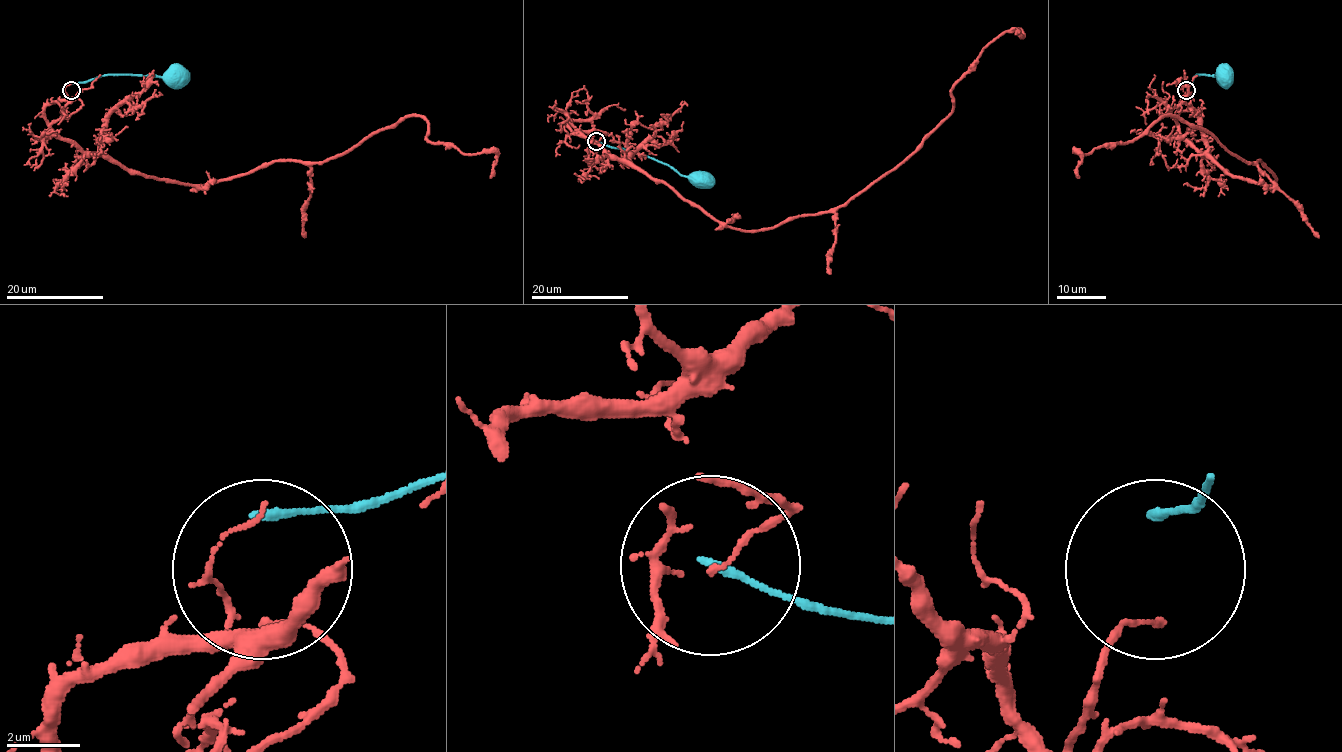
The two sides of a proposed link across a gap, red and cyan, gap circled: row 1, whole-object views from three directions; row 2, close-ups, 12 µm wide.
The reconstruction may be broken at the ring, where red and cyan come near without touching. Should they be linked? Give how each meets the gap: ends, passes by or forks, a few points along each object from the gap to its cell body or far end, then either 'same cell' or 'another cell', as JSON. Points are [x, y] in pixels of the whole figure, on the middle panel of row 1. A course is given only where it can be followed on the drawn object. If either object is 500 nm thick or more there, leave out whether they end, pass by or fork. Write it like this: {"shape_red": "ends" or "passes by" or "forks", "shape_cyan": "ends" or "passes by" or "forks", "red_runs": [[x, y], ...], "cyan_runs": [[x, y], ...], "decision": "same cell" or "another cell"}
{"shape_red": "ends", "shape_cyan": "ends", "red_runs": [[596, 141], [607, 134], [575, 131], [728, 226], [779, 225], [900, 165], [985, 47], [1014, 34]], "cyan_runs": [[596, 141], [638, 152], [673, 167], [683, 175], [700, 179]], "decision": "same cell"}

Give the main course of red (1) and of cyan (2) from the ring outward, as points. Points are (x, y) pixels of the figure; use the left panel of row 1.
1: (71, 96), (63, 138), (186, 184), (327, 161), (410, 116), (430, 141), (492, 150), (489, 178)
2: (71, 84), (113, 74), (175, 76)

